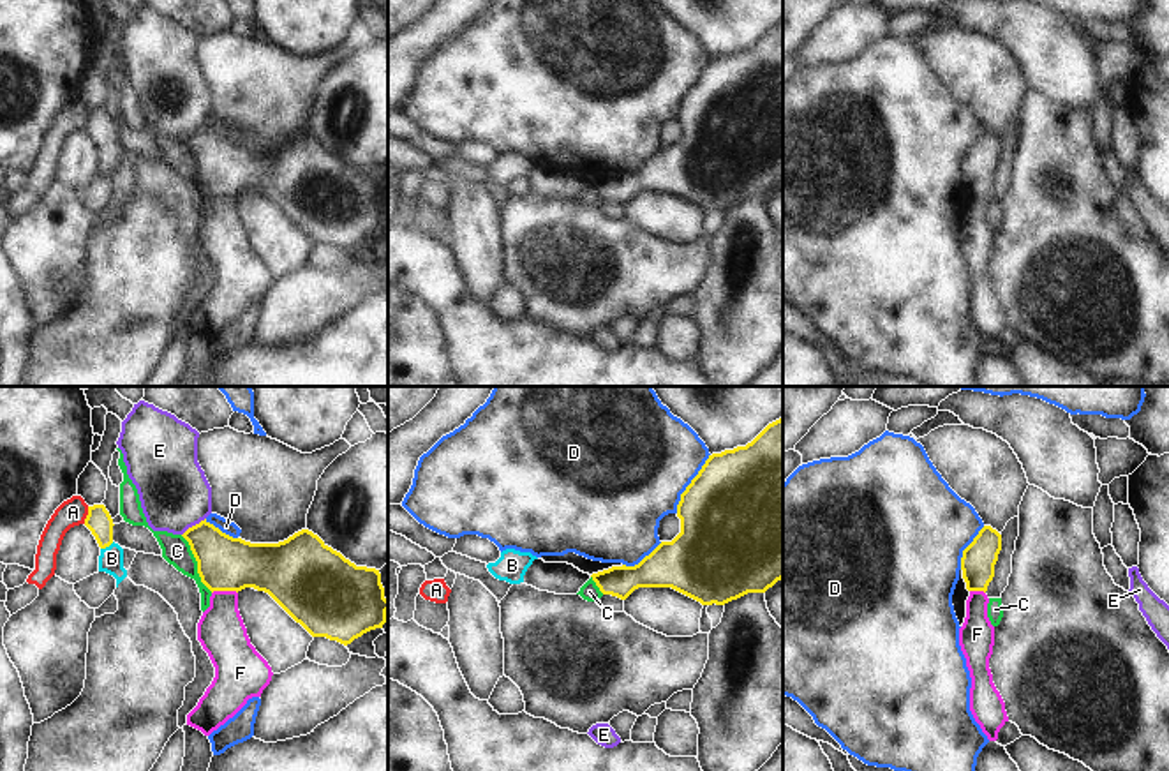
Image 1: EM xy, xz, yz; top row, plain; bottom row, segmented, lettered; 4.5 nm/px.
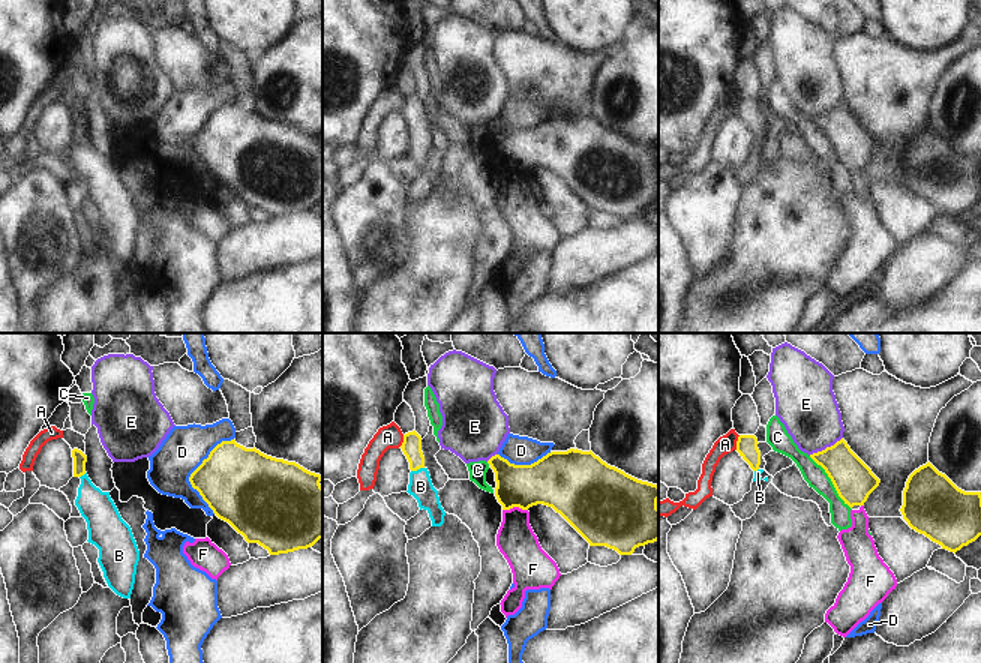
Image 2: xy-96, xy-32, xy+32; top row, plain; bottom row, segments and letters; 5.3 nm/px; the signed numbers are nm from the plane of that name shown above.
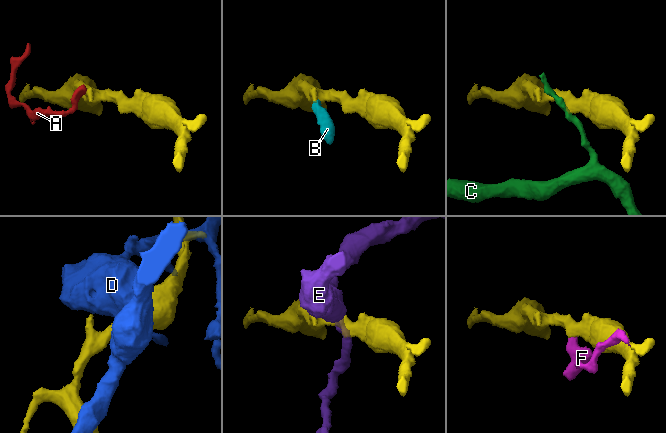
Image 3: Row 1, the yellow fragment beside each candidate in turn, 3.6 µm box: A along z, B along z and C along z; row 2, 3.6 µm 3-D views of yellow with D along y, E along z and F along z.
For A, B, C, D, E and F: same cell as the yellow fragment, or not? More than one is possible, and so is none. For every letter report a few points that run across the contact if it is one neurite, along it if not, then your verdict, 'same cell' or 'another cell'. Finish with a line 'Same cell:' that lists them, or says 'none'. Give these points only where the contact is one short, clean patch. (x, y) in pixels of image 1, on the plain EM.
A: line xy (89, 112), (83, 127); another cell
B: line xy (99, 126), (106, 150), (111, 163); same cell
C: line xy (180, 140), (196, 166), (200, 184), (212, 196); another cell
D: another cell
E: line xy (205, 122), (182, 140); another cell
F: line xy (237, 196), (212, 198); another cell
Same cell: B

